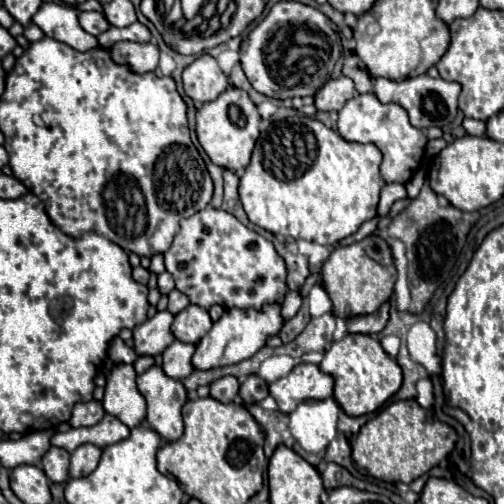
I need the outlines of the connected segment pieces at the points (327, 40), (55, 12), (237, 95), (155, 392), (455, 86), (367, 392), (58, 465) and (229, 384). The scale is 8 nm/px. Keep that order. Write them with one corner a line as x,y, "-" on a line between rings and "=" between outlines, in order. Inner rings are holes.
278,2
268,16
250,30
240,46
240,64
250,84
270,98
314,96
326,80
332,78
334,66
342,56
340,36
330,18
320,10
300,2
=
42,4
40,10
34,14
32,22
44,30
48,38
66,42
68,46
88,52
92,48
98,48
96,36
88,34
78,24
78,8
62,6
62,4
=
228,86
216,100
204,104
196,114
196,136
208,158
232,172
244,170
250,164
254,144
258,140
260,114
250,96
234,86
=
152,366
136,378
138,390
148,404
146,422
166,442
174,442
182,436
182,406
186,404
186,390
182,382
164,376
162,368
=
422,74
416,78
406,78
400,82
394,82
388,78
376,78
374,80
374,94
384,104
388,104
388,102
400,104
408,112
410,124
414,128
430,128
430,126
444,128
456,118
460,84
458,82
446,82
442,78
430,78
428,74
=
346,334
340,342
334,342
324,352
324,360
320,362
320,370
334,378
334,398
348,416
362,416
362,414
370,414
370,412
378,410
402,386
402,370
400,370
400,366
396,364
394,358
390,358
384,352
380,342
376,338
372,338
372,336
368,336
368,334
=
52,446
42,458
42,468
44,468
48,480
54,484
66,482
68,480
68,462
70,462
70,454
62,448
=
224,376
210,384
210,396
220,402
232,402
238,396
238,380
234,376

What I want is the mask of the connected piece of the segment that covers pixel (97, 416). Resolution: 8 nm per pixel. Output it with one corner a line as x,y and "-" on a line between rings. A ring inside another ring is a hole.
90,400
90,402
78,402
74,406
74,412
72,412
72,418
70,418
70,424
74,428
78,426
92,426
92,424
98,424
102,418
104,418
104,406
102,402
98,400

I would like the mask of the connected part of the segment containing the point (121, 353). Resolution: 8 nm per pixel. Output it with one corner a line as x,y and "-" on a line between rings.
114,336
114,338
110,340
108,356
112,358
112,362
114,362
114,364
118,364
118,362
134,364
134,360
138,358
138,356
136,356
136,352
134,352
132,348
128,348
128,346
122,342
122,338
118,338
118,336

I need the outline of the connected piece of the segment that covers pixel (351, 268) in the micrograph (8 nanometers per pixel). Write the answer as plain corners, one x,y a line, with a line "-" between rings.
370,234
360,242
338,246
322,266
322,282
330,294
336,316
350,318
372,314
392,296
392,288
396,282
392,248
380,234

